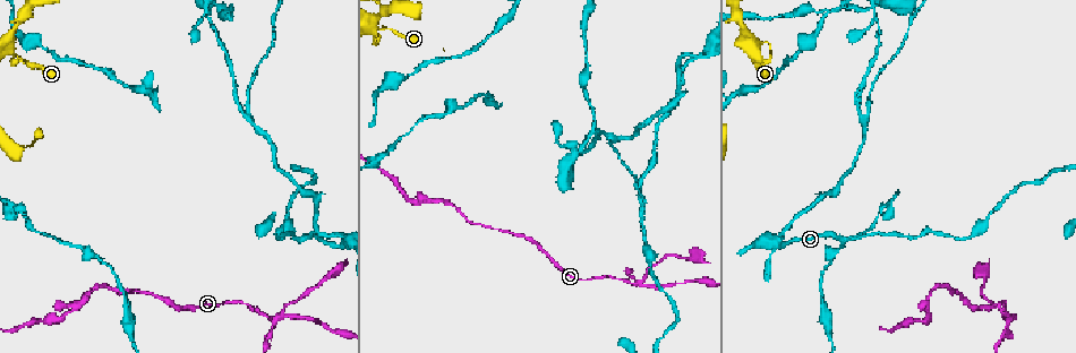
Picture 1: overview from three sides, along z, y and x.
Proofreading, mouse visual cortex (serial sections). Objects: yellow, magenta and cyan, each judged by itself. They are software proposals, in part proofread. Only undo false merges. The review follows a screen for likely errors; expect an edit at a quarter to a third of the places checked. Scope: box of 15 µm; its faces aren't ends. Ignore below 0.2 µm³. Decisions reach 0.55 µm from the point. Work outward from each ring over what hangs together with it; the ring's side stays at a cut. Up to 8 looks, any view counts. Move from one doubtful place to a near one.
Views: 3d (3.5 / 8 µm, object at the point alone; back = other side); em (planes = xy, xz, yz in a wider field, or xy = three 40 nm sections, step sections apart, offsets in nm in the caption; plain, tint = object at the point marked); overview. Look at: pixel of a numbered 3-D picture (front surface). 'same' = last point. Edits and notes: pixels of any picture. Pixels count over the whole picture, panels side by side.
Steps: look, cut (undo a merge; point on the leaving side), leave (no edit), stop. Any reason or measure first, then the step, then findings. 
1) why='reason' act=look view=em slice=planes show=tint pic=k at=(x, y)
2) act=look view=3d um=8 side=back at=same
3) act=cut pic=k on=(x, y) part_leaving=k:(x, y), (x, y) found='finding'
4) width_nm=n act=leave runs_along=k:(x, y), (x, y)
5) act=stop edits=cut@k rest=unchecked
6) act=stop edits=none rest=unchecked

why='thin neck' act=look view=3d um=8 side=back pic=1 at=(16, 54)

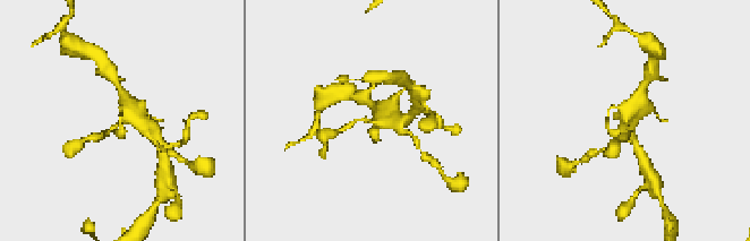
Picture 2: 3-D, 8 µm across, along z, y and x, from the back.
act=look view=em slice=xy step=3 show=tint pic=2 at=(626, 121)

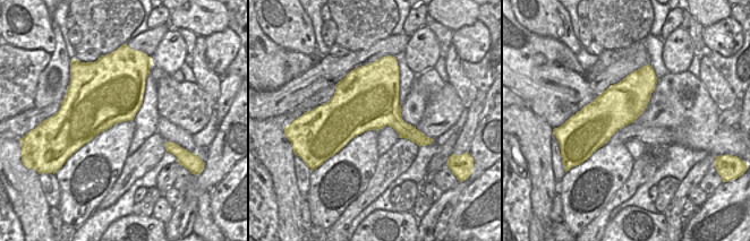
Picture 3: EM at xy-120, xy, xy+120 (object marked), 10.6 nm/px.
act=leave runs_along=2:(94, 137), (125, 119), (126, 97) found='all the same cell'

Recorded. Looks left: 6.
why='narrows sharply' act=look view=3d um=8 pic=1 at=(926, 310)

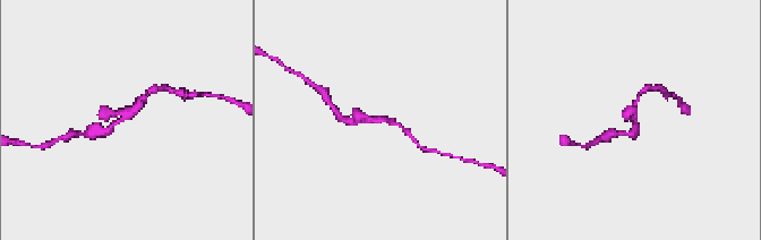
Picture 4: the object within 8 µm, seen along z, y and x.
act=look view=3d um=3.5 pic=4 at=(119, 121)

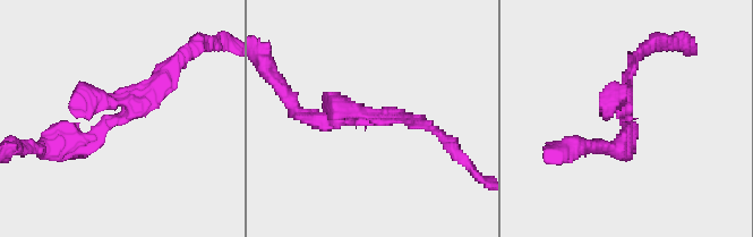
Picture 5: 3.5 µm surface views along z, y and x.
act=leave runs_along=5:(171, 65), (94, 137), (52, 144) found='one cell here'

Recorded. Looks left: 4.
why='two arms in line, one across' act=look view=3d um=3.5 pic=1 at=(1006, 319)

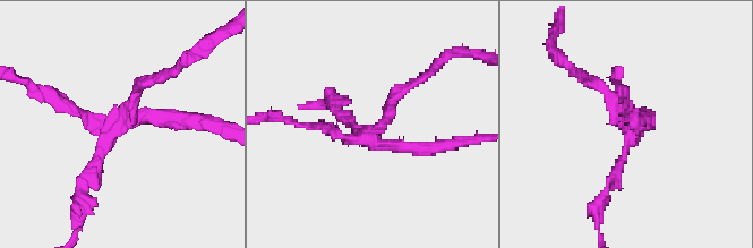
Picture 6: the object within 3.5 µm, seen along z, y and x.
act=look view=em slice=planes show=tint pic=6 at=(115, 121)

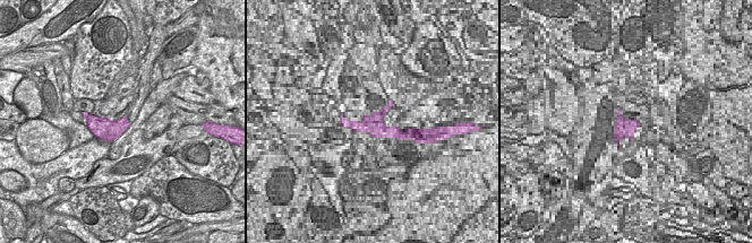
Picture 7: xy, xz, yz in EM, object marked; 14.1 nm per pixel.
act=look view=em slice=xy step=1 show=tint at=same

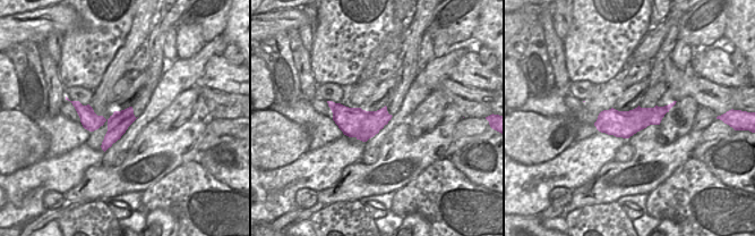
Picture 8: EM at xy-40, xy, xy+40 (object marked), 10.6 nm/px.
act=cut pic=6 on=(135, 93) part_leaving=6:(113, 122), (140, 84), (179, 66) found='two cells meet here'

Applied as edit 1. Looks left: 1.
act=stop edits=cut@6 rest=unchecked

